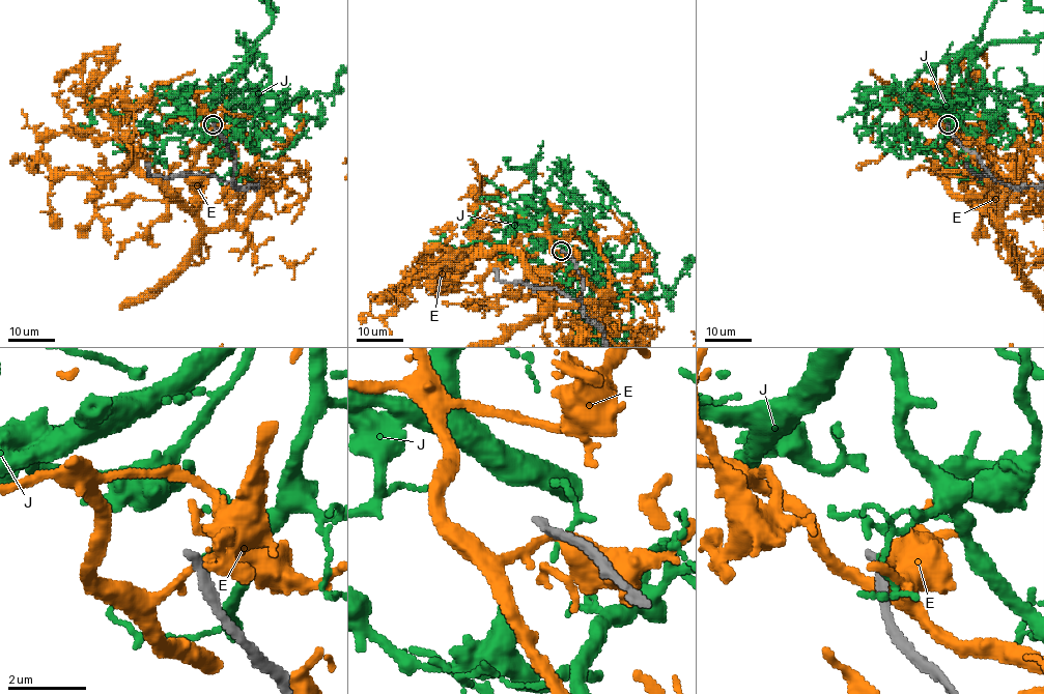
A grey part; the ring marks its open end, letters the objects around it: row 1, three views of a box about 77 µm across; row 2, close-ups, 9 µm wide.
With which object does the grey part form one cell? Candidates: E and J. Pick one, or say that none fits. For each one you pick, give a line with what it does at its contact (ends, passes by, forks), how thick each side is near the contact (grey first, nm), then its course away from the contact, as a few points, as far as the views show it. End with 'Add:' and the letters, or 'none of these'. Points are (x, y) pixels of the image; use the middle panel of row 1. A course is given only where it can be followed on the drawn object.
Add: none of these

